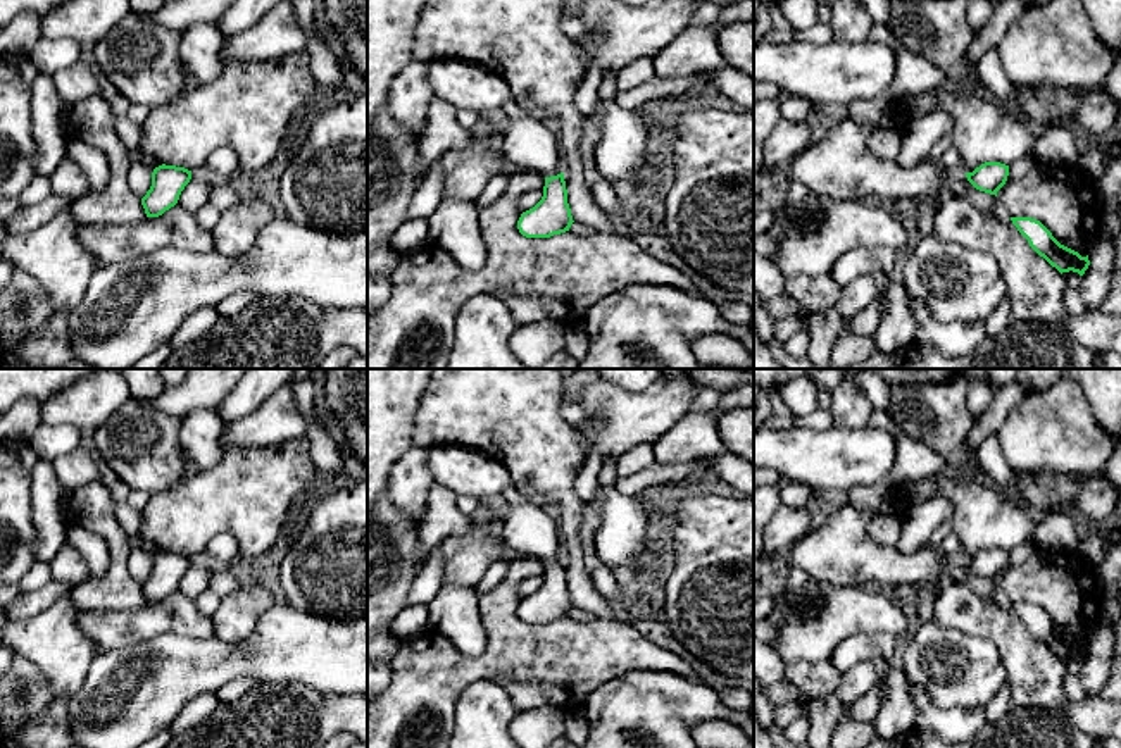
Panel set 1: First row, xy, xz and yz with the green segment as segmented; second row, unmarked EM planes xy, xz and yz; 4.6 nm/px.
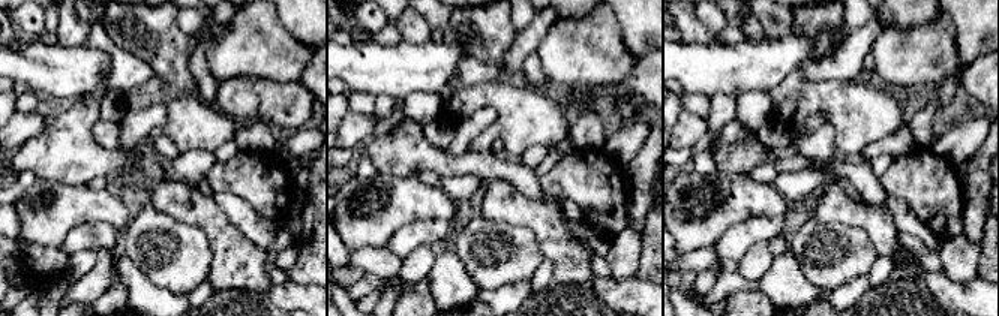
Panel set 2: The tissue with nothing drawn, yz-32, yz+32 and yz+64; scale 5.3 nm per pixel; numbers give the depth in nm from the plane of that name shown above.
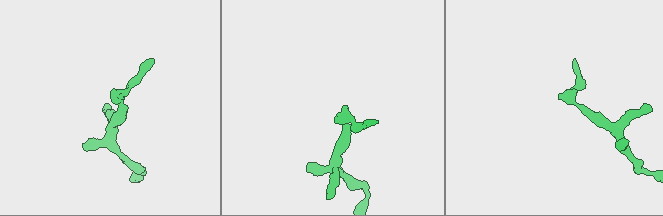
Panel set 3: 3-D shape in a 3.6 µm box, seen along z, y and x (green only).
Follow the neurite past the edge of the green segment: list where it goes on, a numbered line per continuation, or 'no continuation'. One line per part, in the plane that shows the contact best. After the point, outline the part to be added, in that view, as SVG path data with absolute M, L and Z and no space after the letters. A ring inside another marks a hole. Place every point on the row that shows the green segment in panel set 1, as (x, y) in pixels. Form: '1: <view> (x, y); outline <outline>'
1: xz (528, 143); outline M507 102L500 115L510 121L500 136L502 153L510 171L531 169L543 178L562 172L562 148L559 134L543 121L529 117L516 102Z

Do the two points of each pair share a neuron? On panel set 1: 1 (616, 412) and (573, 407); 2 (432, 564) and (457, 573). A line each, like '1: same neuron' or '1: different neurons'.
1: different neurons
2: different neurons

